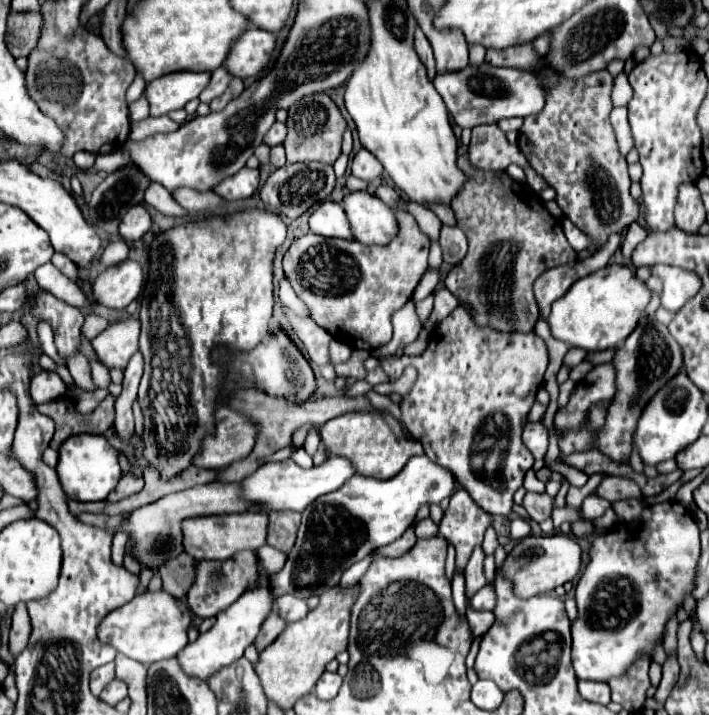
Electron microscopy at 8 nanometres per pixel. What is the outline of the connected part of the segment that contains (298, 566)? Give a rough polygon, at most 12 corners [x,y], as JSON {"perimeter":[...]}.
{"perimeter":[[425,454],[303,510],[273,594],[321,596],[401,538],[453,474]]}

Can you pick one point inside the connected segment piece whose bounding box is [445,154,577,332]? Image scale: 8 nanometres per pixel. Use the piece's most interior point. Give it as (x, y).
(510, 233)

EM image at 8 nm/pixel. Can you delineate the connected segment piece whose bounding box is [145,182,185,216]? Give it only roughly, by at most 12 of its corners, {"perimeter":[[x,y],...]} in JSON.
{"perimeter":[[157,182],[145,190],[145,202],[169,216],[185,210]]}

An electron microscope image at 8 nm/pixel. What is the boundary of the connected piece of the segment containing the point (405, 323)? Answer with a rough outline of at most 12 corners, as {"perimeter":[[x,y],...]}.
{"perimeter":[[413,300],[395,310],[393,340],[372,350],[379,360],[413,342],[421,330]]}

